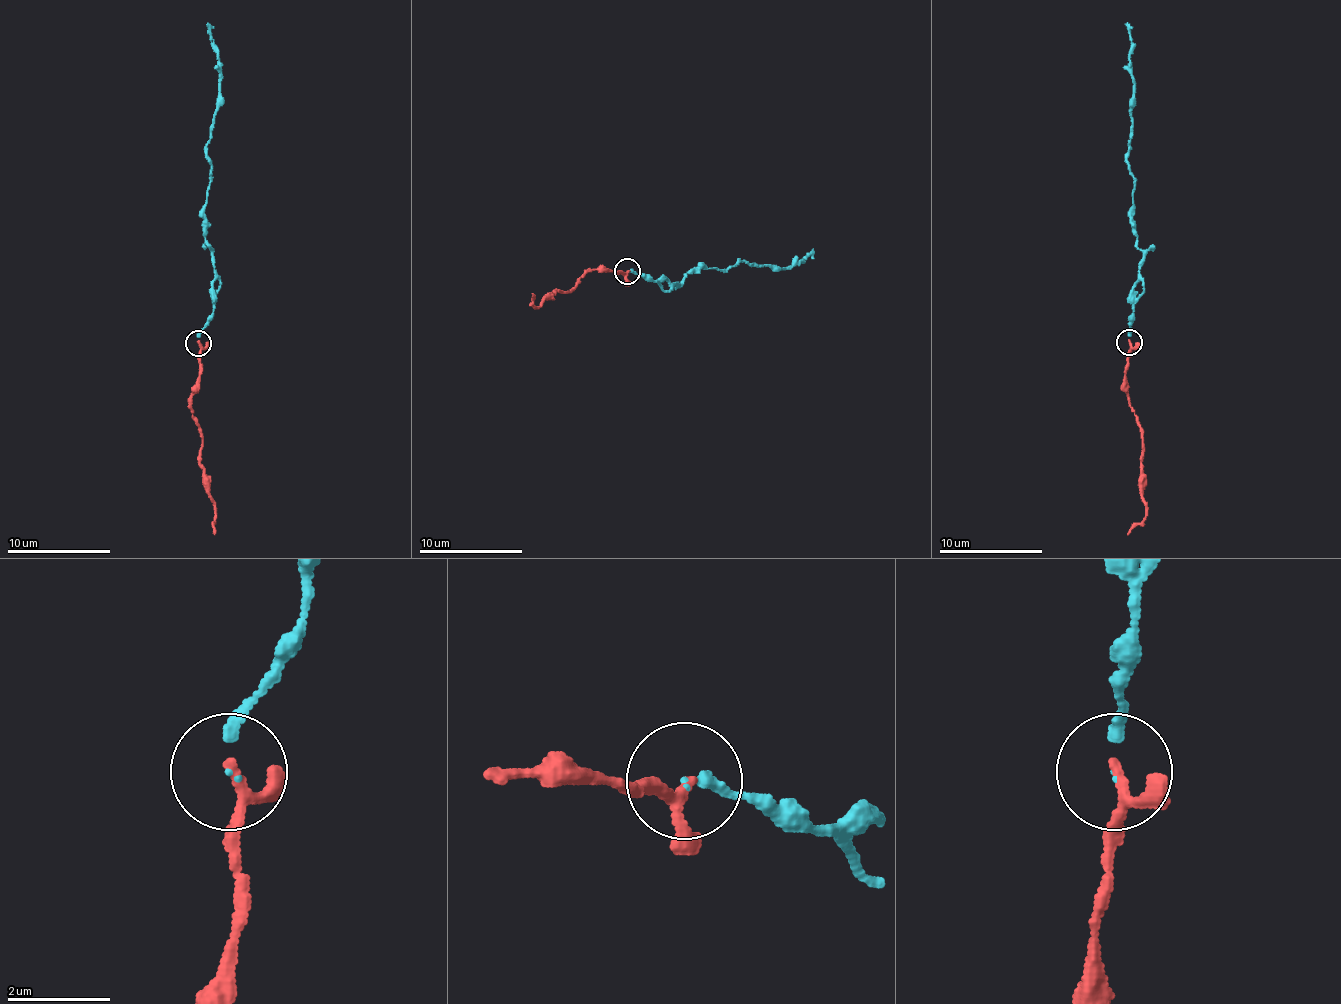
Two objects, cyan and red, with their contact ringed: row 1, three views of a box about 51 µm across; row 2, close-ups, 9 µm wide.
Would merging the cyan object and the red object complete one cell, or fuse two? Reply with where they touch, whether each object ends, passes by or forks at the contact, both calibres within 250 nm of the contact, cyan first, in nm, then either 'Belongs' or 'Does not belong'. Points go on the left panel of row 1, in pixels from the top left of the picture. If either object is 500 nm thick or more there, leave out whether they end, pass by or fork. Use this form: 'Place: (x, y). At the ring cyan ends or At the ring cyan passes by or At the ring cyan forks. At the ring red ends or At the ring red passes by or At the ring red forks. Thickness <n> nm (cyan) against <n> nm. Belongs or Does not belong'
Place: (198, 343). At the ring cyan ends. At the ring red passes by. Thickness 150 nm (cyan) against 150 nm. Belongs

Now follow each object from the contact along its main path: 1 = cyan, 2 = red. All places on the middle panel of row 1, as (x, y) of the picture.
1: (627, 271), (678, 284), (689, 271), (724, 270), (738, 261), (790, 268), (806, 259), (813, 248)
2: (627, 271), (582, 274), (568, 291), (543, 295), (541, 307), (535, 308), (531, 294)

